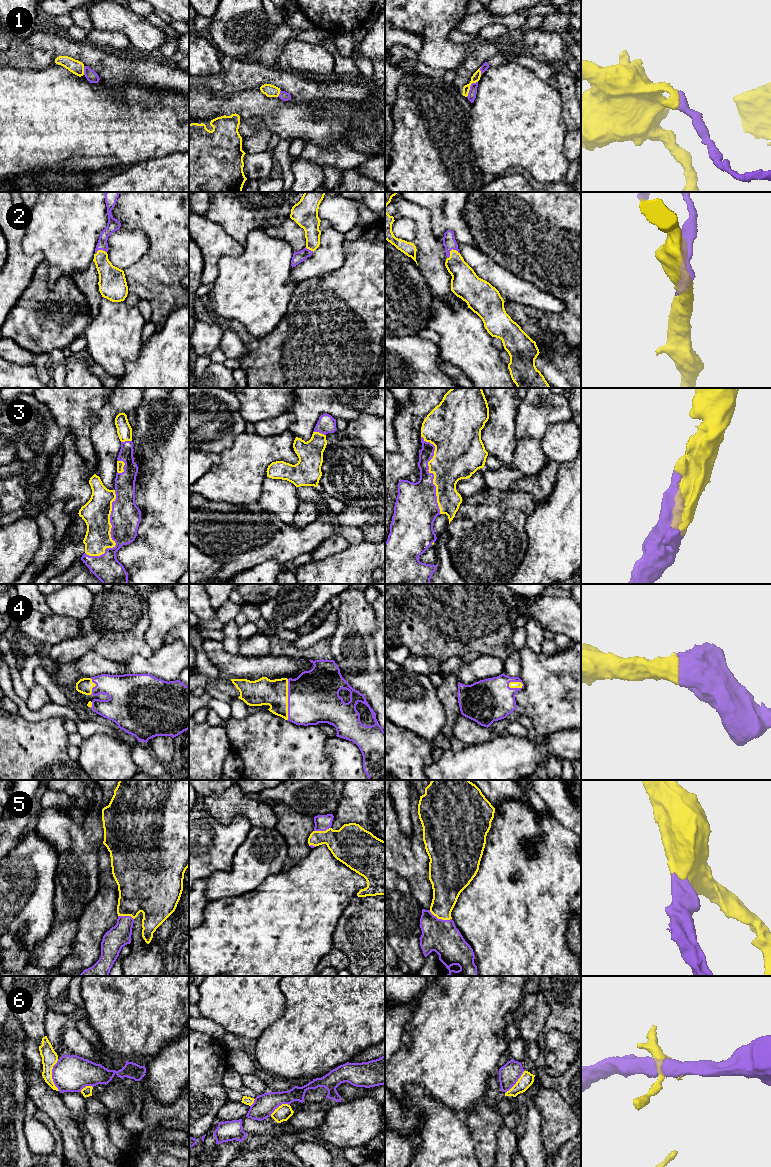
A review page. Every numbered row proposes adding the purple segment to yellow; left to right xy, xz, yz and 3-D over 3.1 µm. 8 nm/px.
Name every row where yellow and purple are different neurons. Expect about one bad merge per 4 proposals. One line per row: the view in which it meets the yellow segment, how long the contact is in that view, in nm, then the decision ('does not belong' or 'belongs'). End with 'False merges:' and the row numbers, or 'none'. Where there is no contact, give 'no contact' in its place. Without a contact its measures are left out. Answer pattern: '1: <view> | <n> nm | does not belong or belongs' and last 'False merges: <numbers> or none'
1: yz | 160 nm | does not belong
2: yz | 120 nm | belongs
3: xy | 600 nm | belongs
4: xz | 320 nm | belongs
5: yz | 200 nm | belongs
6: xy | 260 nm | does not belong
False merges: 1, 6

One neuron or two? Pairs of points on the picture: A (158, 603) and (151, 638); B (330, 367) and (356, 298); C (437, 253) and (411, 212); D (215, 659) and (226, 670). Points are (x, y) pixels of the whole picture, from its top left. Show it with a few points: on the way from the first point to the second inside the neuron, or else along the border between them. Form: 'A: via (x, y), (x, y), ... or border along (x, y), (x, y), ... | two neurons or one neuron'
A: via (158, 612), (158, 629) | one neuron
B: via (330, 350), (330, 341), (334, 329), (347, 315) | one neuron
C: via (427, 243), (424, 237), (424, 227), (421, 222) | one neuron
D: via (218, 662), (223, 667) | one neuron

